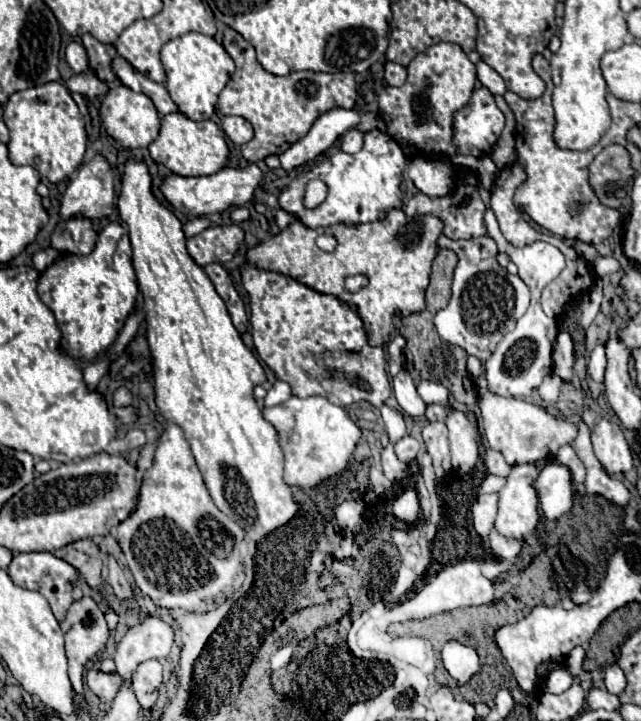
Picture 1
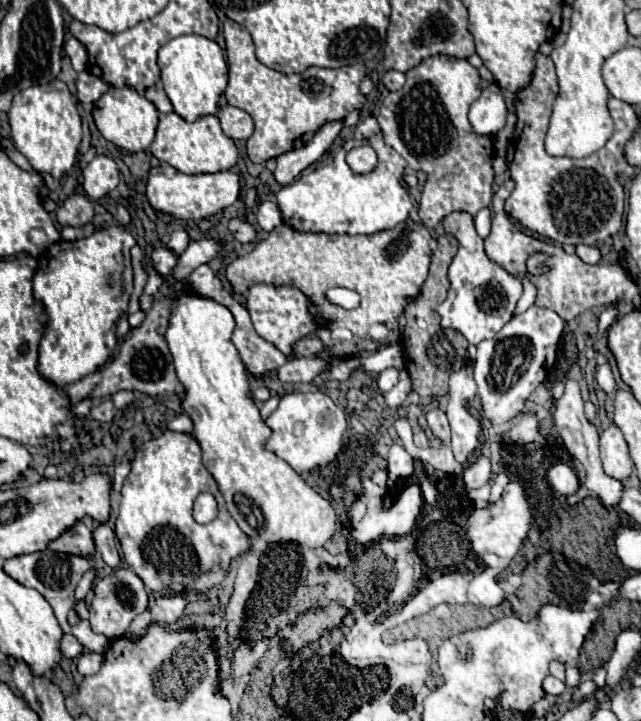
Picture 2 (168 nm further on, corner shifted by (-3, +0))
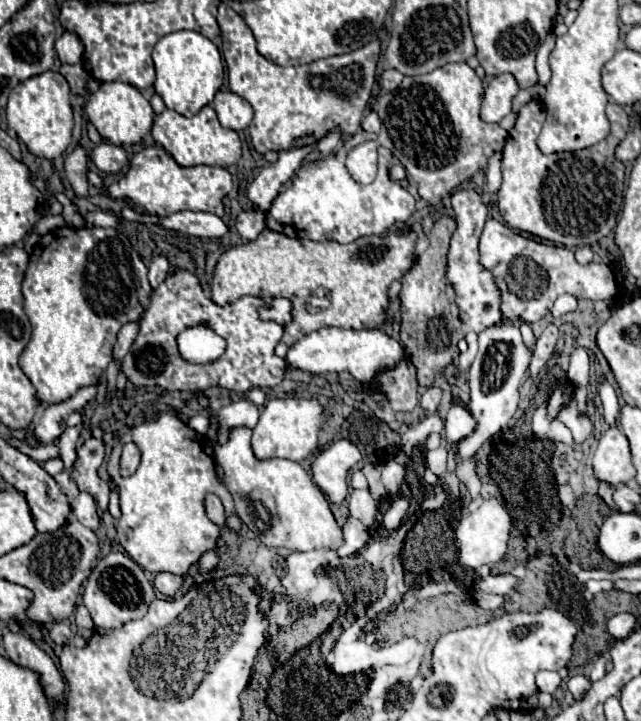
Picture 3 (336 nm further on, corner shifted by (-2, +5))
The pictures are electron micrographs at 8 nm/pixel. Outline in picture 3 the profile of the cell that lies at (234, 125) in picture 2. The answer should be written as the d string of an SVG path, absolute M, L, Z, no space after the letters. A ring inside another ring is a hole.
M219 90L215 94L213 110L217 112L221 126L231 128L235 132L245 130L253 120L253 110L251 110L249 102L229 90Z

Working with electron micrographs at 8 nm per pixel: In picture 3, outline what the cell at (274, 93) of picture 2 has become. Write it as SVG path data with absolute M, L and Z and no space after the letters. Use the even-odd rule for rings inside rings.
M219 6L217 22L223 36L223 58L227 64L229 90L245 98L255 110L249 134L253 148L259 154L269 150L289 150L297 146L297 140L305 136L319 140L335 128L343 130L345 134L357 132L375 82L375 66L379 58L377 40L349 54L283 68L257 52L249 26L229 6Z

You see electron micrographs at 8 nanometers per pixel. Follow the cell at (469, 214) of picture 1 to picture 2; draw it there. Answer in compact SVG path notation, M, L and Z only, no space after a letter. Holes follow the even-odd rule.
M436 55L424 59L418 67L408 71L404 87L390 93L380 105L378 123L384 133L384 141L404 157L412 171L426 173L418 215L428 229L434 229L442 221L442 217L452 211L468 211L470 215L476 215L480 209L490 207L494 181L494 145L490 137L476 135L472 131L472 125L468 123L468 107L480 97L480 83L482 79L478 71L466 59Z

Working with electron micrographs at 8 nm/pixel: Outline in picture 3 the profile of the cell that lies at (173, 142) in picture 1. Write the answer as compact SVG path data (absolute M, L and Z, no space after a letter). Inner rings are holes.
M211 106L201 108L201 112L193 118L185 118L175 110L165 110L159 116L155 116L151 134L155 142L161 144L179 166L231 166L237 164L237 160L241 158L241 140L237 132L223 128Z

